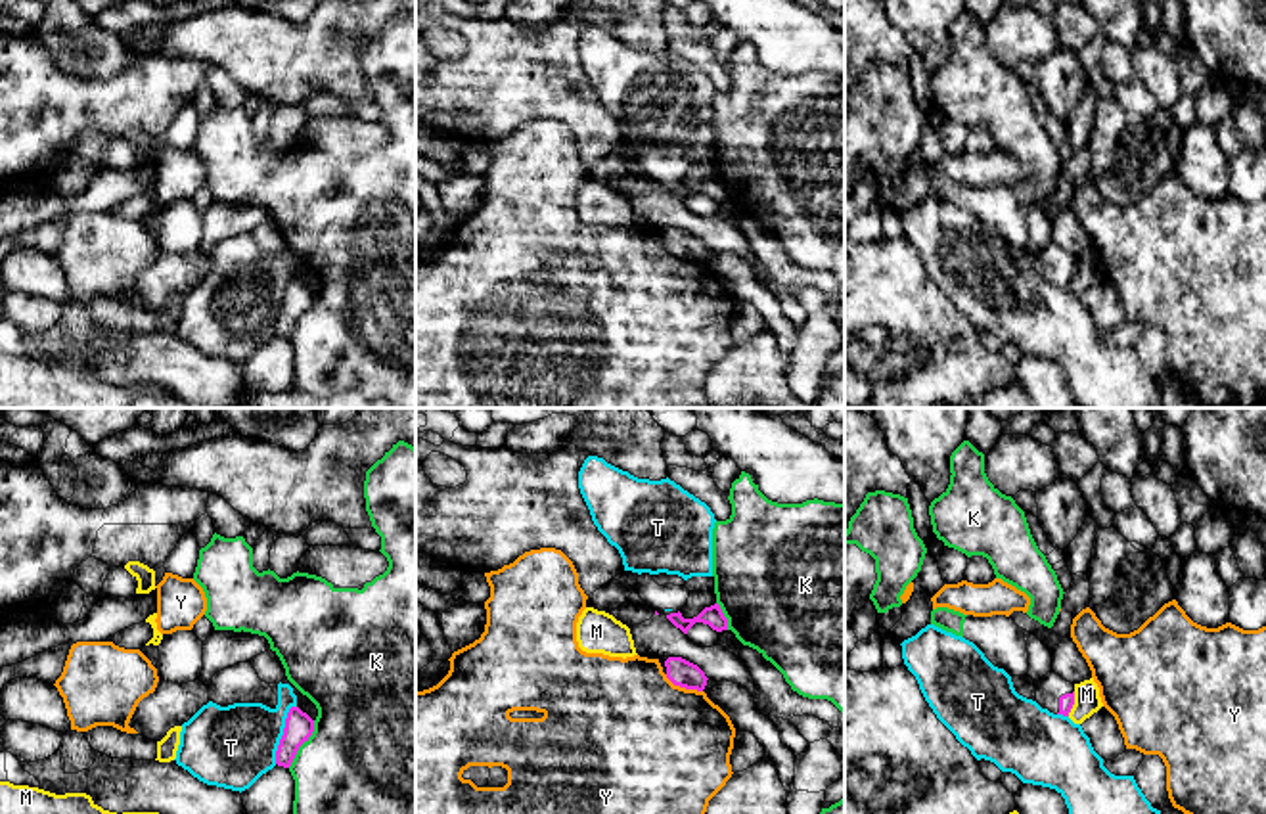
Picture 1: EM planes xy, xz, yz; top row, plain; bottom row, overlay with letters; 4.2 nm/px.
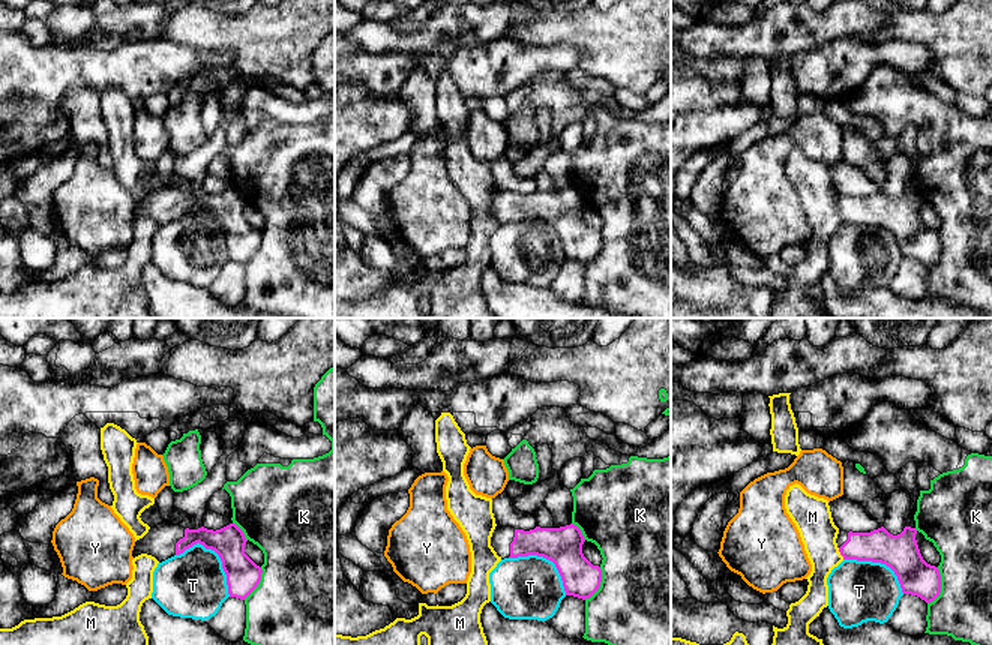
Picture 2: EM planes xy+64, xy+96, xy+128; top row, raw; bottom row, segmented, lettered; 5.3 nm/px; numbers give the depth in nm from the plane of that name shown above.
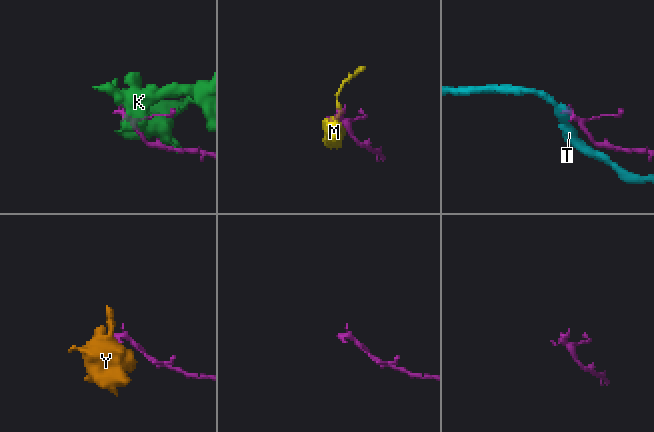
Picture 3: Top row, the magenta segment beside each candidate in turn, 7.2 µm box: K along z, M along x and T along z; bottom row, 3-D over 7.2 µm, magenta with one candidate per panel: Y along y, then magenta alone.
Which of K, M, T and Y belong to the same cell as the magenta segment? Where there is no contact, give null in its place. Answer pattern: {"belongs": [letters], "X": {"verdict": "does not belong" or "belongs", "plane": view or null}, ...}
{"belongs": [], "K": {"verdict": "does not belong", "plane": "xy"}, "M": {"verdict": "does not belong", "plane": "yz"}, "T": {"verdict": "does not belong", "plane": "xy"}, "Y": {"verdict": "does not belong", "plane": "xz"}}

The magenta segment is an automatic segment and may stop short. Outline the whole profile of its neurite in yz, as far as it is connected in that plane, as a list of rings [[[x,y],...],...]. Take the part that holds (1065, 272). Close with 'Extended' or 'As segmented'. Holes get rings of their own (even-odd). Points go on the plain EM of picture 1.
[[[1048,243],[1036,253],[1036,274],[1053,285],[1069,287],[1074,276],[1074,255]]]. Extended

